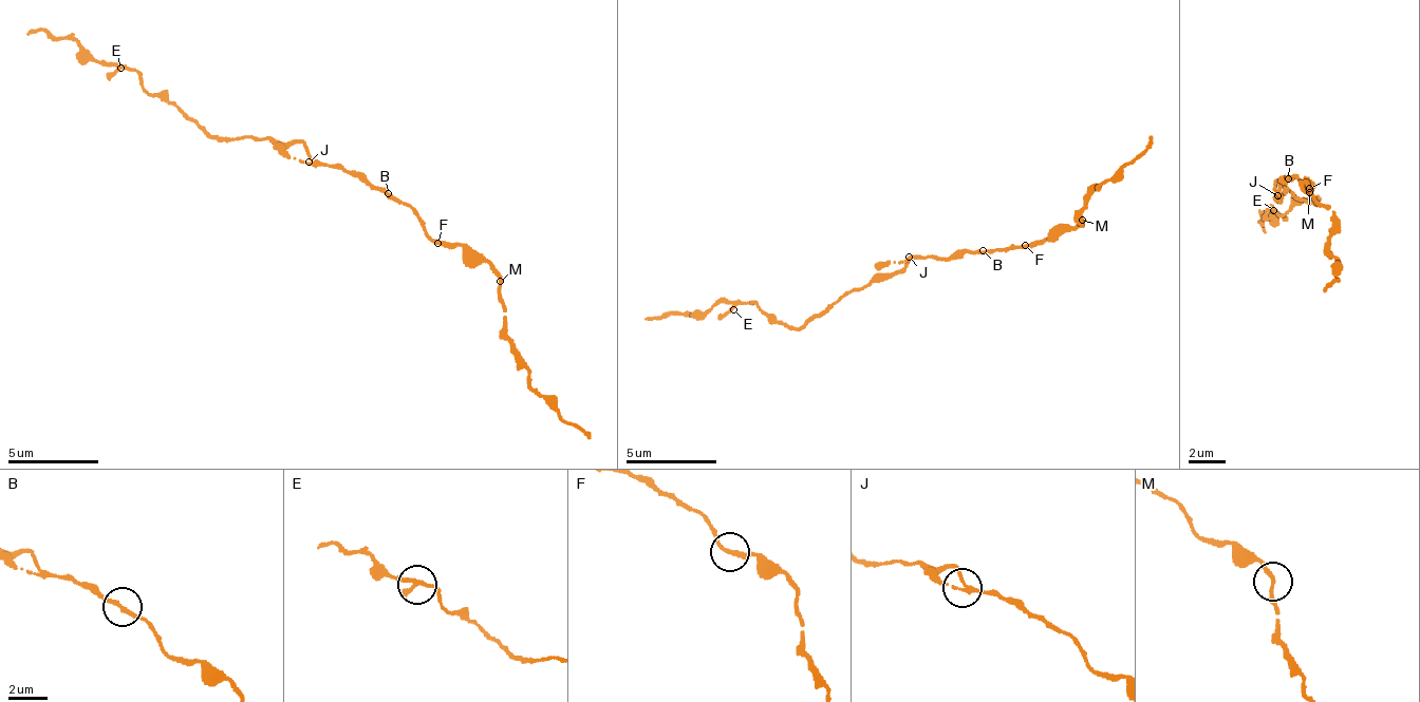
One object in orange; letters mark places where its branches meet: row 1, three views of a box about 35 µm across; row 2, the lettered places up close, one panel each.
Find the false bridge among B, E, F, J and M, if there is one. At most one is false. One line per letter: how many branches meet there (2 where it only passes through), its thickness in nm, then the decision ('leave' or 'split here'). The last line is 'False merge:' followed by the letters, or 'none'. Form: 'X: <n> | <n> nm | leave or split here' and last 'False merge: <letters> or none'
B: 2 | 180 nm | leave
E: 2 | 200 nm | leave
F: 2 | 200 nm | leave
J: 2 | 160 nm | leave
M: 2 | 180 nm | leave
False merge: none

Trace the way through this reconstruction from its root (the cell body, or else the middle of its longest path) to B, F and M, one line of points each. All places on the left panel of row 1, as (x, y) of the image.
B: (355, 171), (360, 171), (388, 193)
F: (355, 171), (403, 200), (436, 244)
M: (355, 171), (403, 200), (436, 241), (459, 243), (496, 271), (500, 281)

